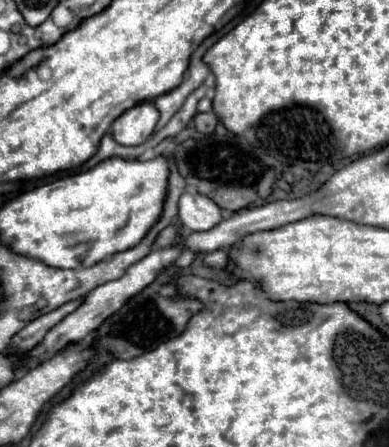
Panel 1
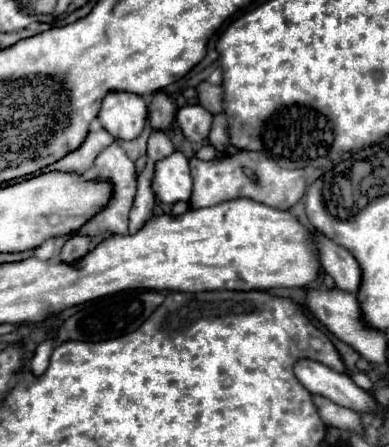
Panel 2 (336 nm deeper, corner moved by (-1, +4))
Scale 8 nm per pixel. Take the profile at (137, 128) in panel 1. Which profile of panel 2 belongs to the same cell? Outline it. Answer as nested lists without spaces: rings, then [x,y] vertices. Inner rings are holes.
[[[109,91],[101,103],[99,121],[115,139],[135,139],[145,127],[147,103],[135,93]]]

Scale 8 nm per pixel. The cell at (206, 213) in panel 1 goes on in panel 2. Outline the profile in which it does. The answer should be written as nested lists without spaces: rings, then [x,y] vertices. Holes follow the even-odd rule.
[[[173,151],[155,163],[151,189],[161,203],[173,205],[177,201],[189,201],[191,187],[189,163],[181,151]]]

